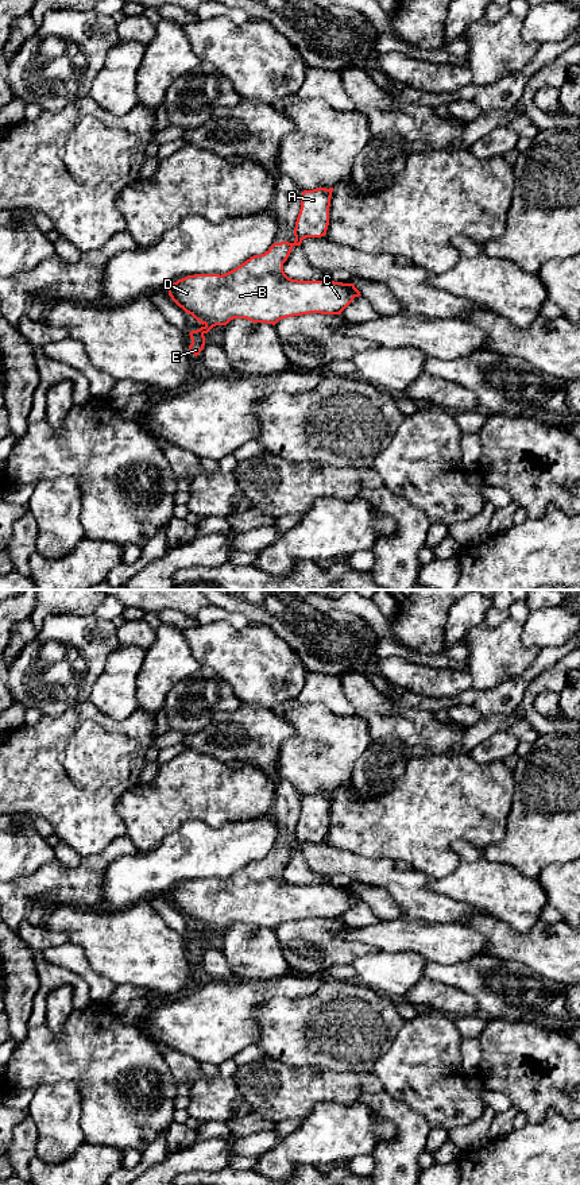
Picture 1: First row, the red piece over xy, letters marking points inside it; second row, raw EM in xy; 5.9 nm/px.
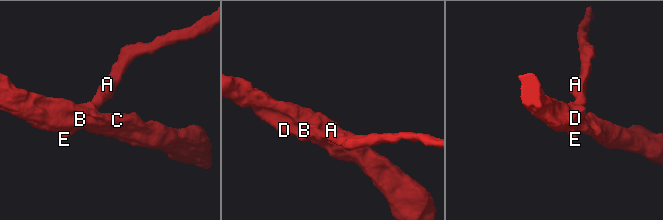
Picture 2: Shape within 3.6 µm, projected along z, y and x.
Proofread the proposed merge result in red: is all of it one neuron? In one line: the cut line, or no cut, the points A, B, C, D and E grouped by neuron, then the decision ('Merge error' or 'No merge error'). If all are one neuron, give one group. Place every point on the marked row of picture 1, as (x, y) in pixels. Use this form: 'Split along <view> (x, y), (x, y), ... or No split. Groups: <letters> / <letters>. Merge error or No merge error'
No split. Groups: A B C D E. No merge error

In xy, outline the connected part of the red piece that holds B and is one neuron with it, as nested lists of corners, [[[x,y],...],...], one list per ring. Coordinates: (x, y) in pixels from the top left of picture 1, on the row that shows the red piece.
[[[333,188],[303,190],[293,243],[274,243],[264,254],[254,255],[225,274],[194,274],[169,286],[169,296],[202,327],[192,331],[190,352],[197,356],[205,333],[233,319],[275,325],[279,320],[310,314],[341,314],[361,296],[353,283],[298,281],[283,271],[294,246],[306,238],[325,236]]]

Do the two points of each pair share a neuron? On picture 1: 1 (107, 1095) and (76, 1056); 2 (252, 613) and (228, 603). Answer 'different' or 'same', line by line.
1: same
2: same

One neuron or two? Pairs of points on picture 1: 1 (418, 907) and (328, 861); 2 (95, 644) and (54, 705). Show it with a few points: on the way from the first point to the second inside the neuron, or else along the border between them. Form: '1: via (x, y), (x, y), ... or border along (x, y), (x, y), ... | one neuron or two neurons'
1: via (395, 884), (382, 872), (363, 871), (351, 865) | one neuron
2: via (95, 660), (95, 668), (76, 687), (70, 689) | one neuron

